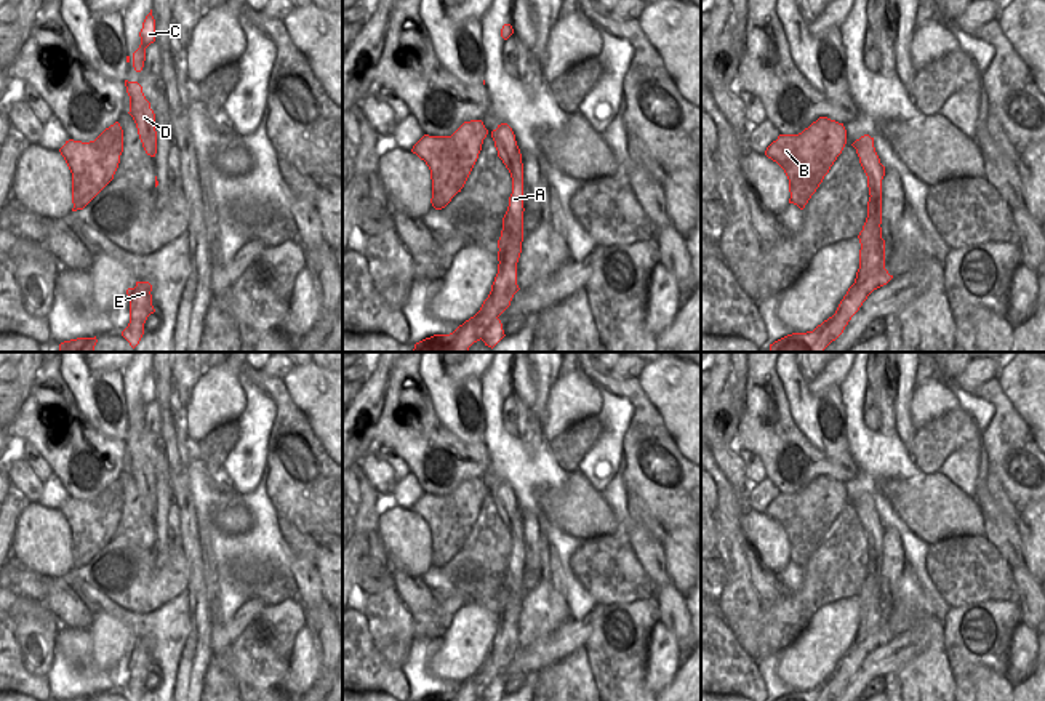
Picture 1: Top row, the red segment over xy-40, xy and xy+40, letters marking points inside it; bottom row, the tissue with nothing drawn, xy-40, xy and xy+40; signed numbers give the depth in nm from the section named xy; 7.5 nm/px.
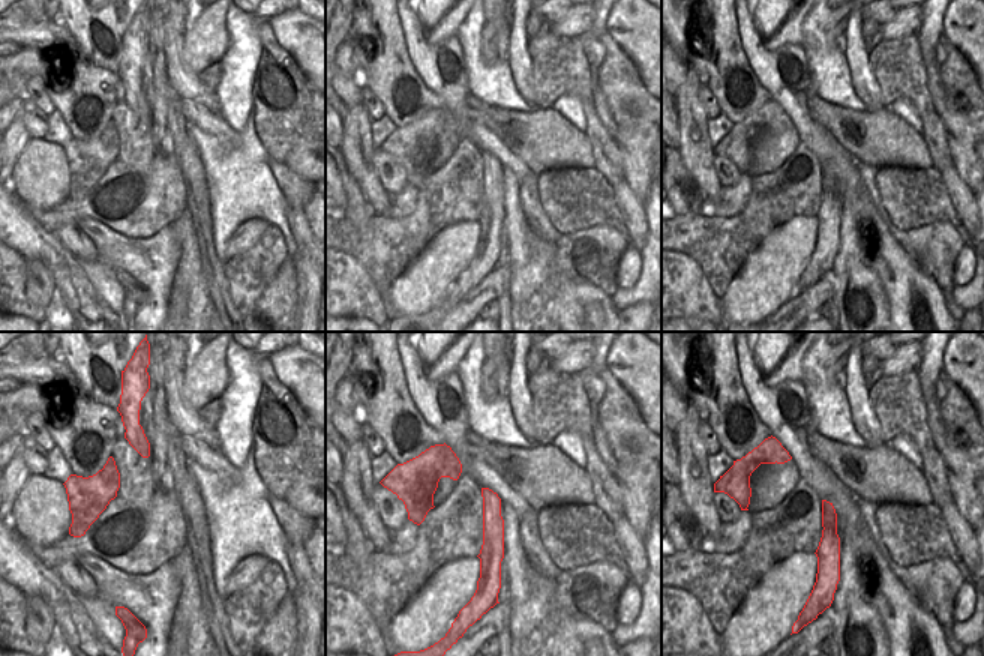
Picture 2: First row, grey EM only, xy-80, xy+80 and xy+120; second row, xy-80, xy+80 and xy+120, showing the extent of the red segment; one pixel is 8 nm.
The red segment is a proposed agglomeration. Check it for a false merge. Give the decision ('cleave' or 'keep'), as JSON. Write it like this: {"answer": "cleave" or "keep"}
{"answer": "cleave"}

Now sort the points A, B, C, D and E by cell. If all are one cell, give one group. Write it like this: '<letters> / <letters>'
A B E / C D

